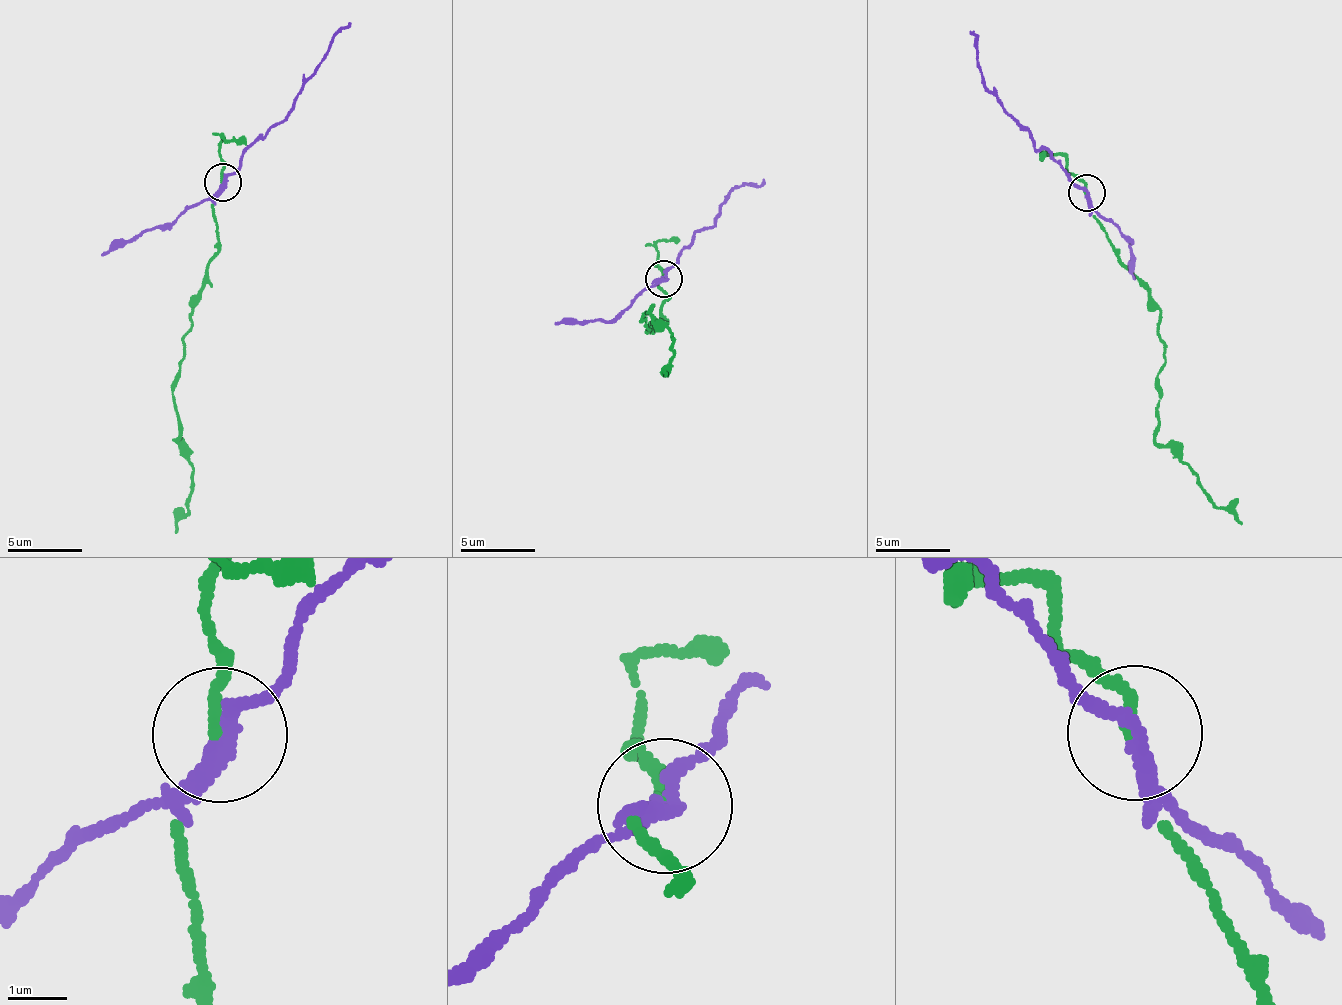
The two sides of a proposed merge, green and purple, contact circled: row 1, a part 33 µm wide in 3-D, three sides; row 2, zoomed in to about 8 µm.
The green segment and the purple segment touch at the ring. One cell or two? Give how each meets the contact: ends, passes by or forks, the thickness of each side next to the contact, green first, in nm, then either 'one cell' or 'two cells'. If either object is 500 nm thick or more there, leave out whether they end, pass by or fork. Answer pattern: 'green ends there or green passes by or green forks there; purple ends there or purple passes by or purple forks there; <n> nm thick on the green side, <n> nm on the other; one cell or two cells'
green passes by; purple passes by; 150 nm thick on the green side, 260 nm on the other; two cells

